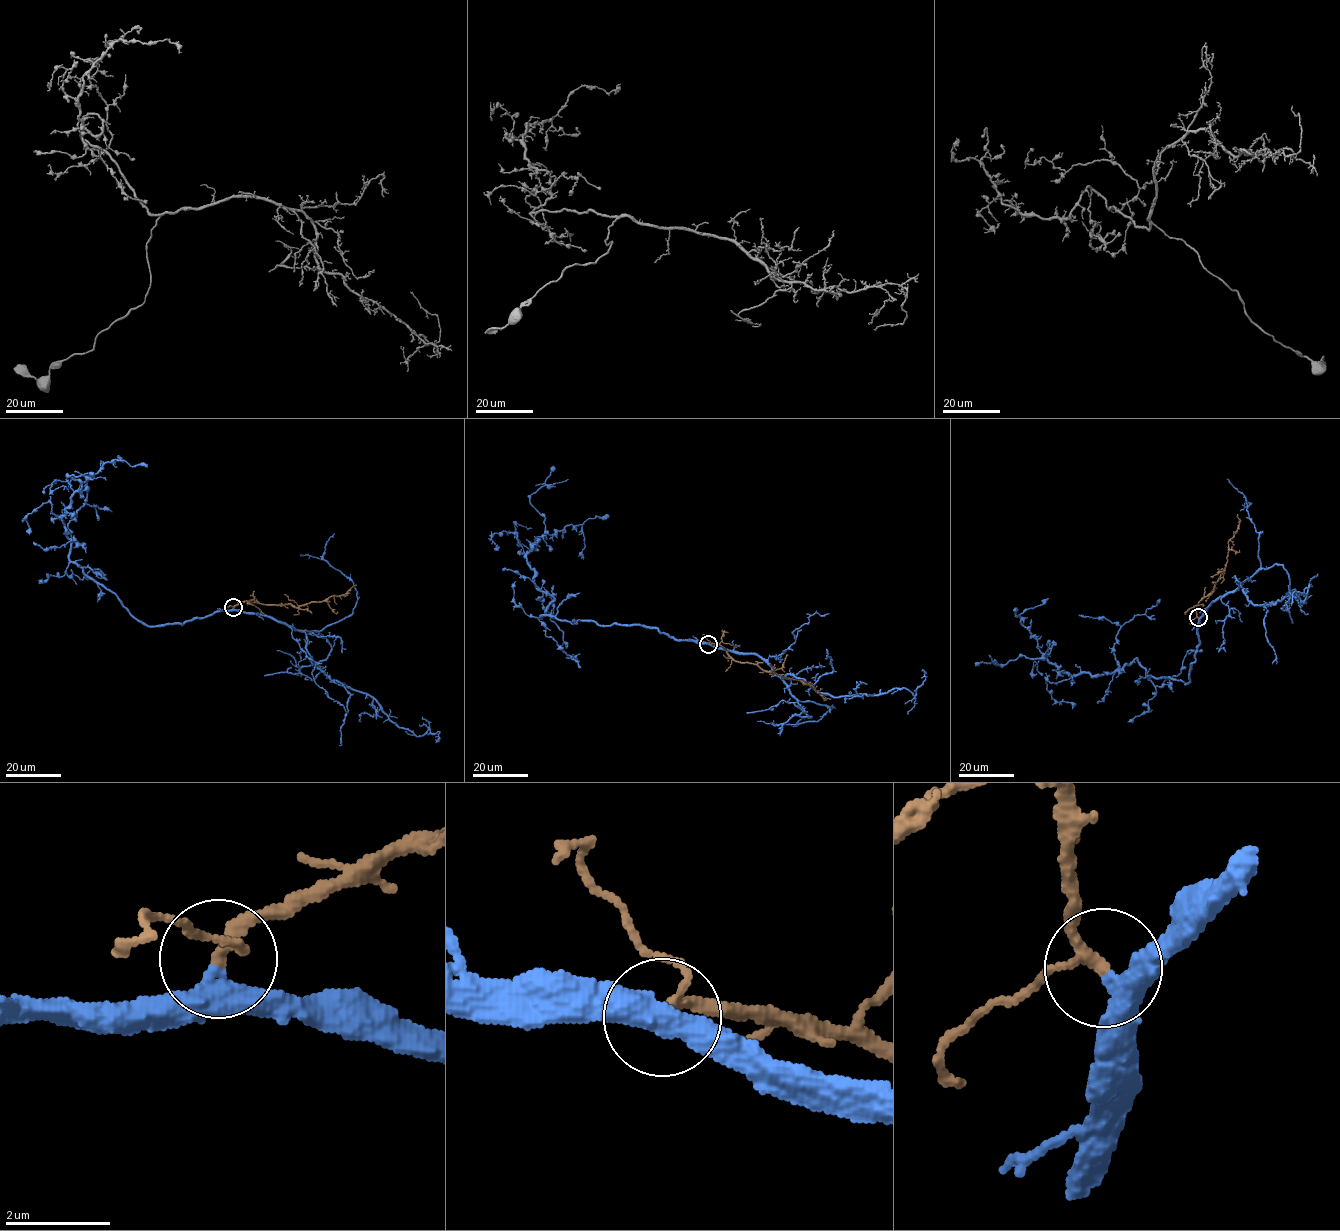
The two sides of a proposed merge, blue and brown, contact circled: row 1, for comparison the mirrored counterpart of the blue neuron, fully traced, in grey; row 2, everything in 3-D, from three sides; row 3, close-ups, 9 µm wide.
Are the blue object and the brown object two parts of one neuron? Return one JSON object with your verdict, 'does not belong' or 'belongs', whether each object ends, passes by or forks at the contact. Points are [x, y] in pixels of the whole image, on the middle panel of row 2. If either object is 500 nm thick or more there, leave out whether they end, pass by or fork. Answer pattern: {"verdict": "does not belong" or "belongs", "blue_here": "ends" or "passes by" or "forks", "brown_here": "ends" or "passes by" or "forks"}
{"verdict": "belongs", "blue_here": "passes by", "brown_here": "passes by"}

